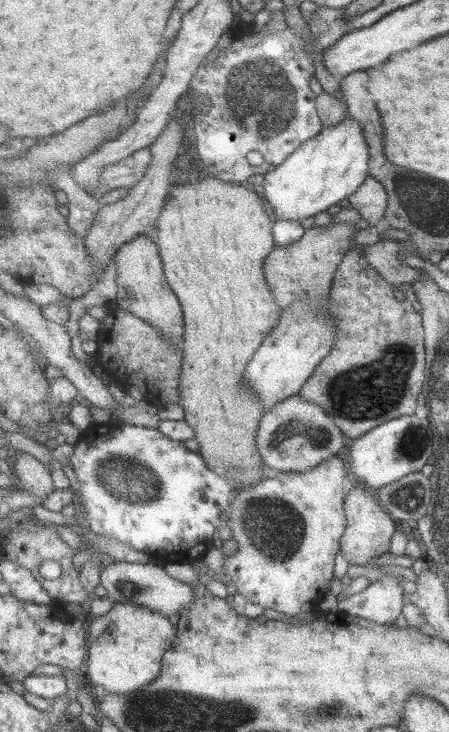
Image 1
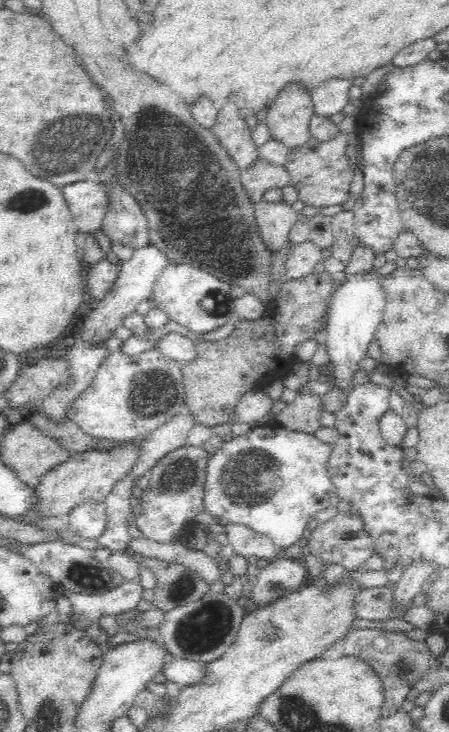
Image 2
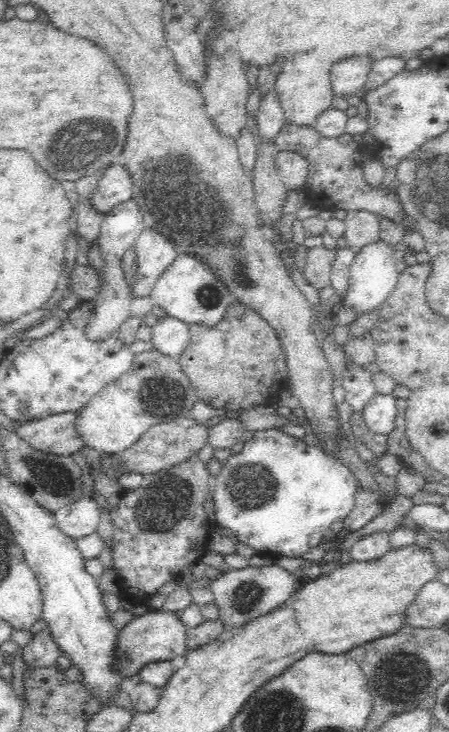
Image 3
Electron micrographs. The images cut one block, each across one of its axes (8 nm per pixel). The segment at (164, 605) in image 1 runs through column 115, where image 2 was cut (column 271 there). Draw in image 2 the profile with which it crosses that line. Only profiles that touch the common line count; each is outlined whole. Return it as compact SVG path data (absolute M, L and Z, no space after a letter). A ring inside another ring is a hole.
M280 554L252 580L250 605L266 606L273 600L300 589L308 576L308 569L301 557L292 558Z

